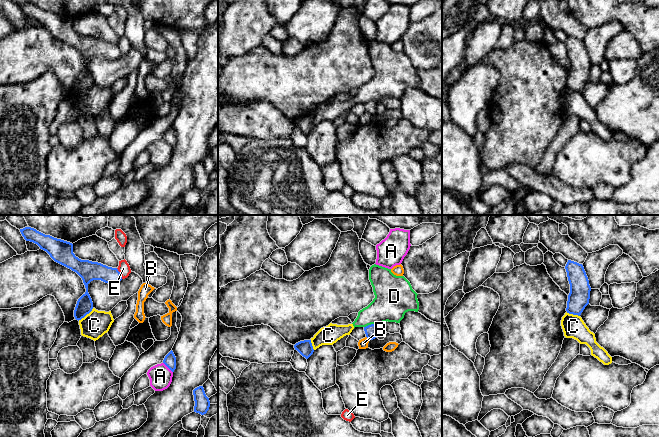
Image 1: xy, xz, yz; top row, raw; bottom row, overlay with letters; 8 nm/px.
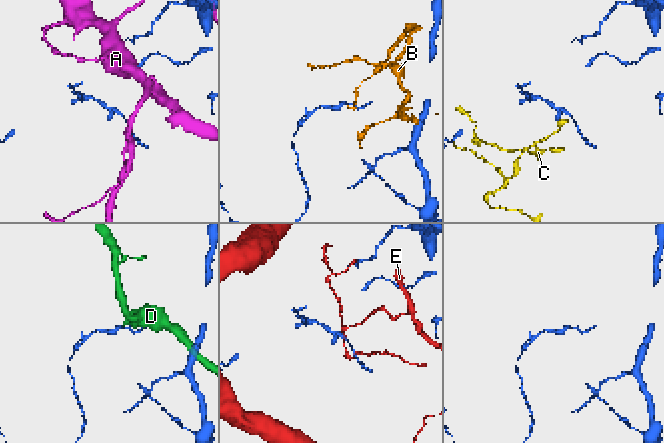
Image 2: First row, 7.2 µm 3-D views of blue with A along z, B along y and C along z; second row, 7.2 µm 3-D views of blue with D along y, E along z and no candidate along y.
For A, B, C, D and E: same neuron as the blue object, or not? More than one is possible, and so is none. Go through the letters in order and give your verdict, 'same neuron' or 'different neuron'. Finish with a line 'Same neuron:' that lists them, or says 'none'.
A: different neuron
B: different neuron
C: different neuron
D: different neuron
E: different neuron
Same neuron: none

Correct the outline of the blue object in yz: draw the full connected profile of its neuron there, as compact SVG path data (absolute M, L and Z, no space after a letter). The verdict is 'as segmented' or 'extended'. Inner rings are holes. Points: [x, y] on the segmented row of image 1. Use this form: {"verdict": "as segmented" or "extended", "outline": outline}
{"verdict": "as segmented", "outline": "M568 260L565 269L570 284L566 311L580 316L589 304L591 291L589 280L582 264Z"}

